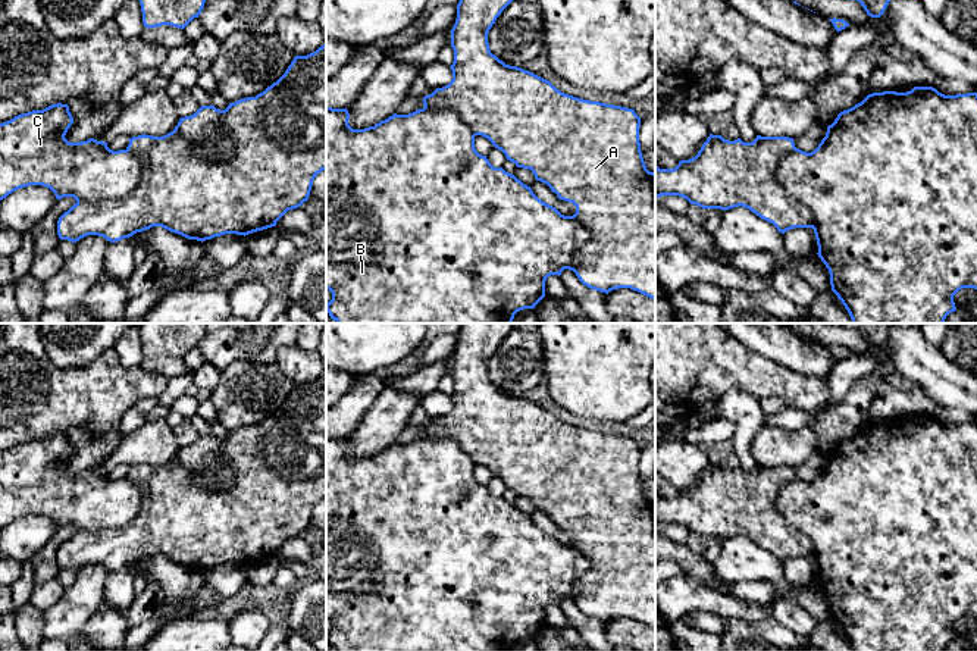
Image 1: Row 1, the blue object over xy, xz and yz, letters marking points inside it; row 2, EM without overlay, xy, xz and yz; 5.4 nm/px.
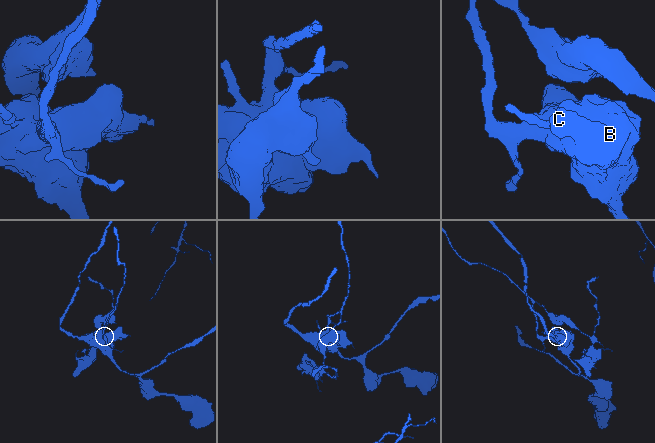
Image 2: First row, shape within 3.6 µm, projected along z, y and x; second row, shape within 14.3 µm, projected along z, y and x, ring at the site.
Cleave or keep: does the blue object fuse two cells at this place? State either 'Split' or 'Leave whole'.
Leave whole

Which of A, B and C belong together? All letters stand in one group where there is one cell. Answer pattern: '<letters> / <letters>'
A B C

